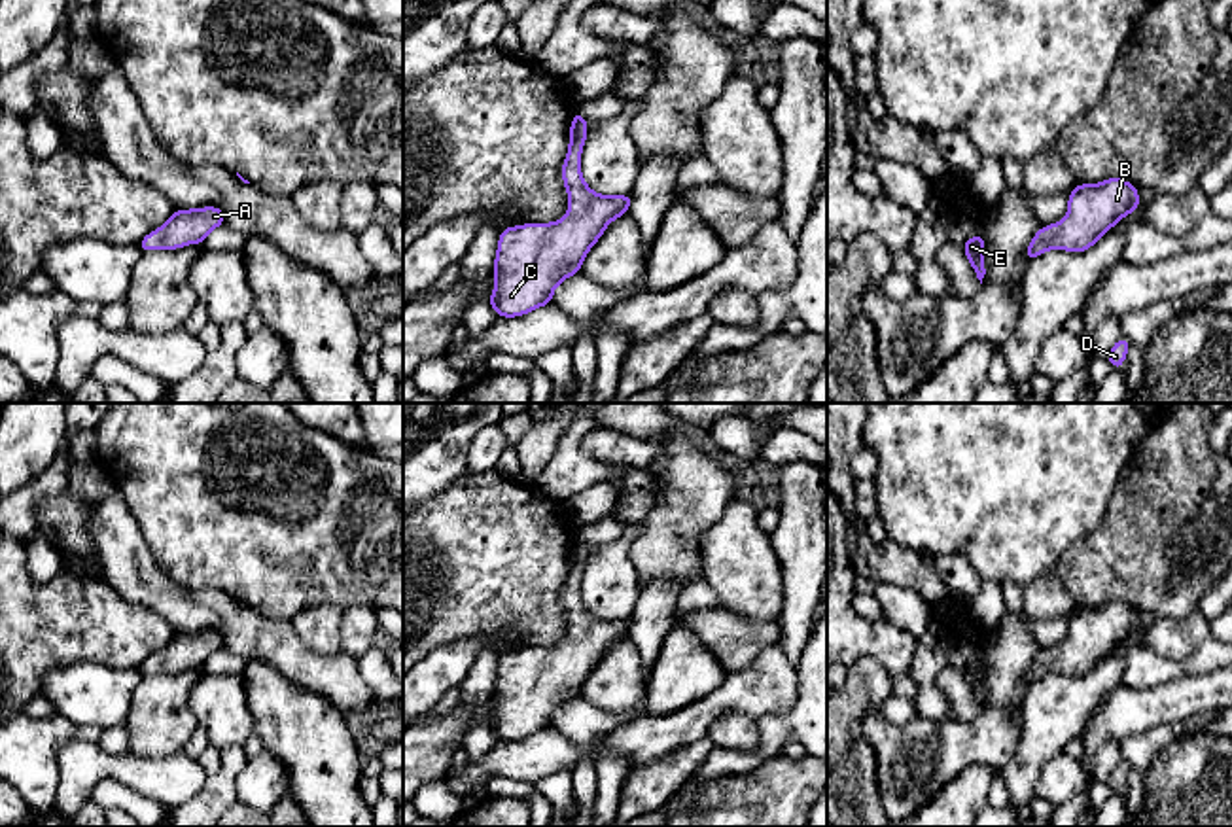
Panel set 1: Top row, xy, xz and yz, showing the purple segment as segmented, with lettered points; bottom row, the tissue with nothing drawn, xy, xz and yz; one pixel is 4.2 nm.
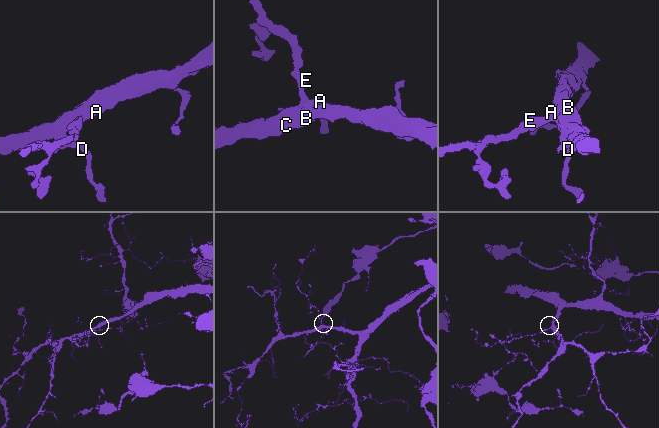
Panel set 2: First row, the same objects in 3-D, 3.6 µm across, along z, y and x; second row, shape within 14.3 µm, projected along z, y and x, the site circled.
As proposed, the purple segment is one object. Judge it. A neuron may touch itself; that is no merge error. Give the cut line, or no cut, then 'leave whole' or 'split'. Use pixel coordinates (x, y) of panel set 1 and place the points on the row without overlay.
no cut; leave whole

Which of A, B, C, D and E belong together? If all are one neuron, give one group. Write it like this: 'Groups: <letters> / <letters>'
Groups: A B C D E

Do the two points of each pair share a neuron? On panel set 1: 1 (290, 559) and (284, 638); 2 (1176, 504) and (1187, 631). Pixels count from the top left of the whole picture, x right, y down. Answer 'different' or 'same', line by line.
1: different
2: different

